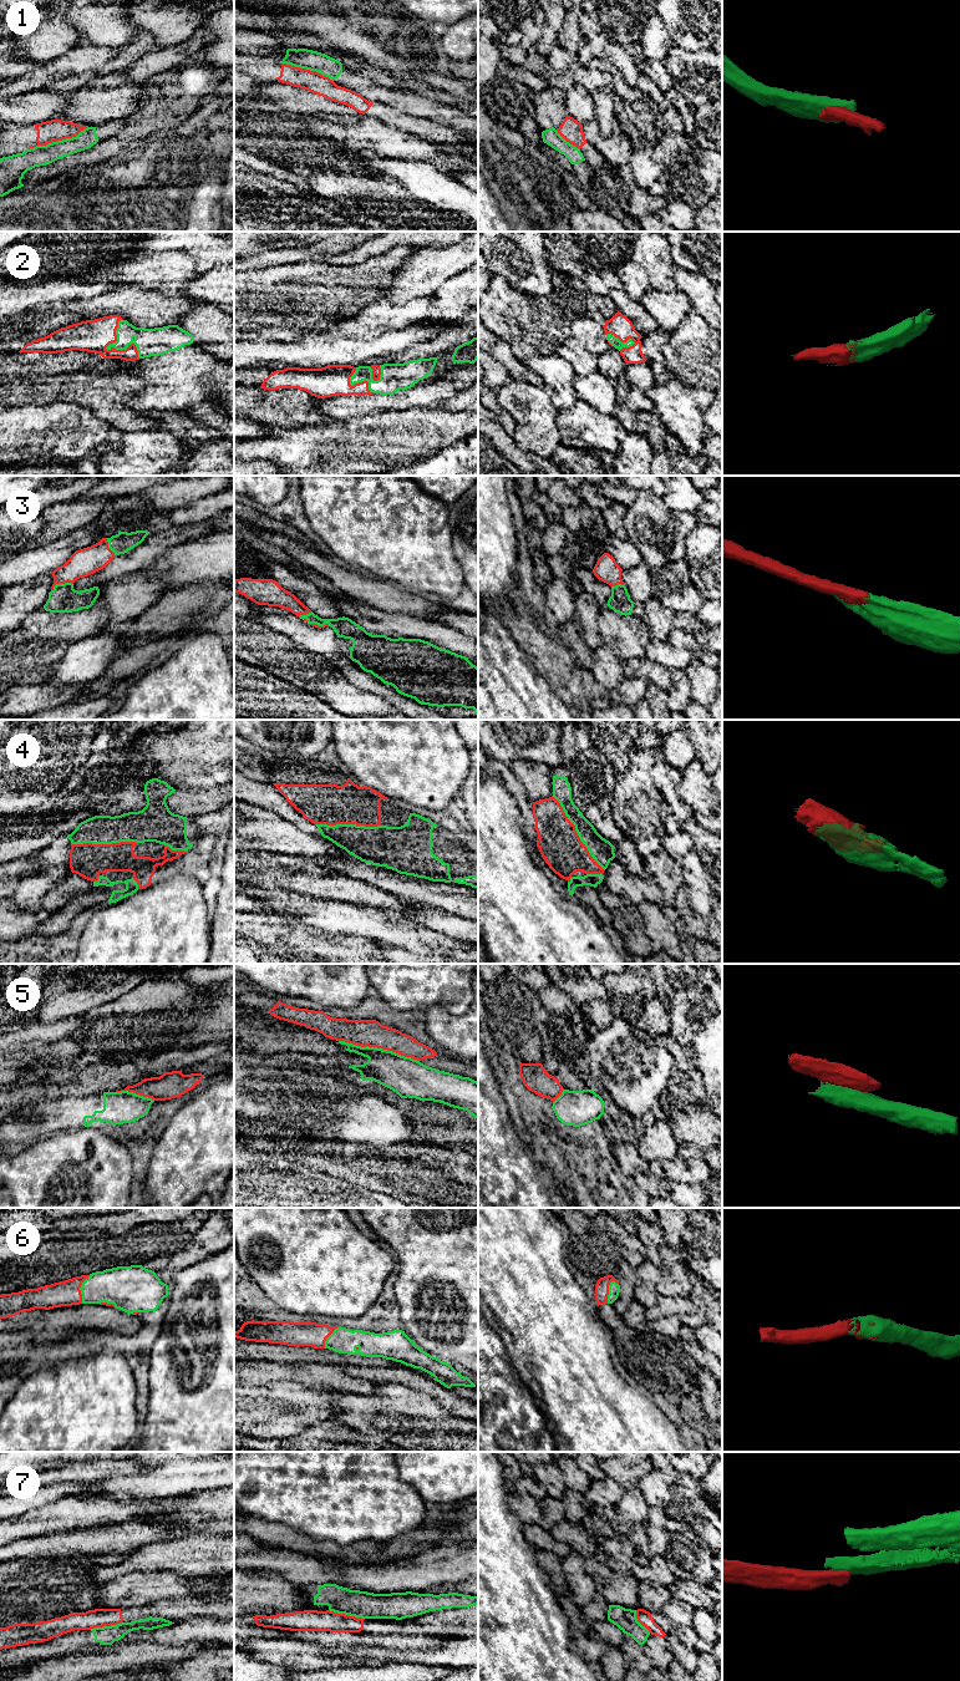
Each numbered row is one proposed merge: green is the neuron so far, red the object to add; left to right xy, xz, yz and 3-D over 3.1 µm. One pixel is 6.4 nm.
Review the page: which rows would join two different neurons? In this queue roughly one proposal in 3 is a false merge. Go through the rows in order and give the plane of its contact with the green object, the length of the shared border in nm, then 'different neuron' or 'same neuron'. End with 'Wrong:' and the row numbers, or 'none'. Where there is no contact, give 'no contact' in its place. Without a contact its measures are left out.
1: xz | 360 nm | different neuron
2: xy | 280 nm | same neuron
3: xy | 150 nm | same neuron
4: yz | 600 nm | same neuron
5: xz | 550 nm | different neuron
6: xy | 190 nm | same neuron
7: xz | 240 nm | different neuron
Wrong: 1, 5, 7

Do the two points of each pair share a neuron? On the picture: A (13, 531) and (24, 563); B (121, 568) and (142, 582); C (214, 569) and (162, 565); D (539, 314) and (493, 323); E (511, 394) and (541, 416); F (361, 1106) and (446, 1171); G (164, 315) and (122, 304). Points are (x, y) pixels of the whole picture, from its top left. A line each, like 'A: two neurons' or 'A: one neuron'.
A: two neurons
B: two neurons
C: one neuron
D: one neuron
E: one neuron
F: two neurons
G: one neuron

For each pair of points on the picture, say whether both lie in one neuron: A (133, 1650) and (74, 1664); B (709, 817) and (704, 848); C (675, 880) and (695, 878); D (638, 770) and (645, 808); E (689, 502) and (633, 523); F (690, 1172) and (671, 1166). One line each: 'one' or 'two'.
A: one
B: two
C: two
D: one
E: two
F: one

